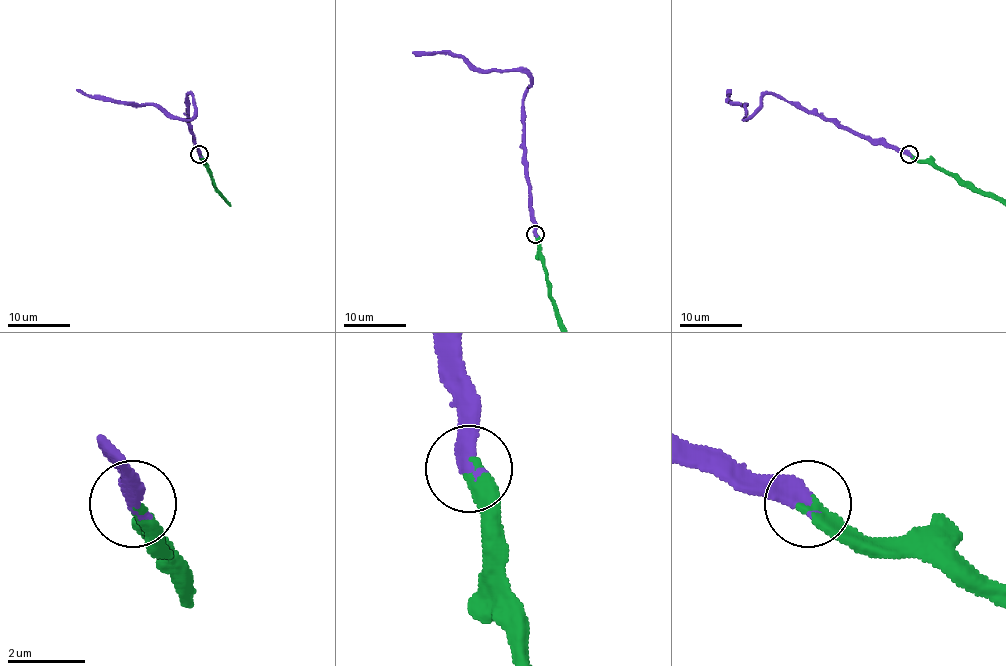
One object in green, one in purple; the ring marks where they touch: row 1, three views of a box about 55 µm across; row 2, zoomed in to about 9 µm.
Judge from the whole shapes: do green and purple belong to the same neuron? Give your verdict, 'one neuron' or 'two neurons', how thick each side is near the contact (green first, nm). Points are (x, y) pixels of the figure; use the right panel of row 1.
one neuron | 360/400 nm

